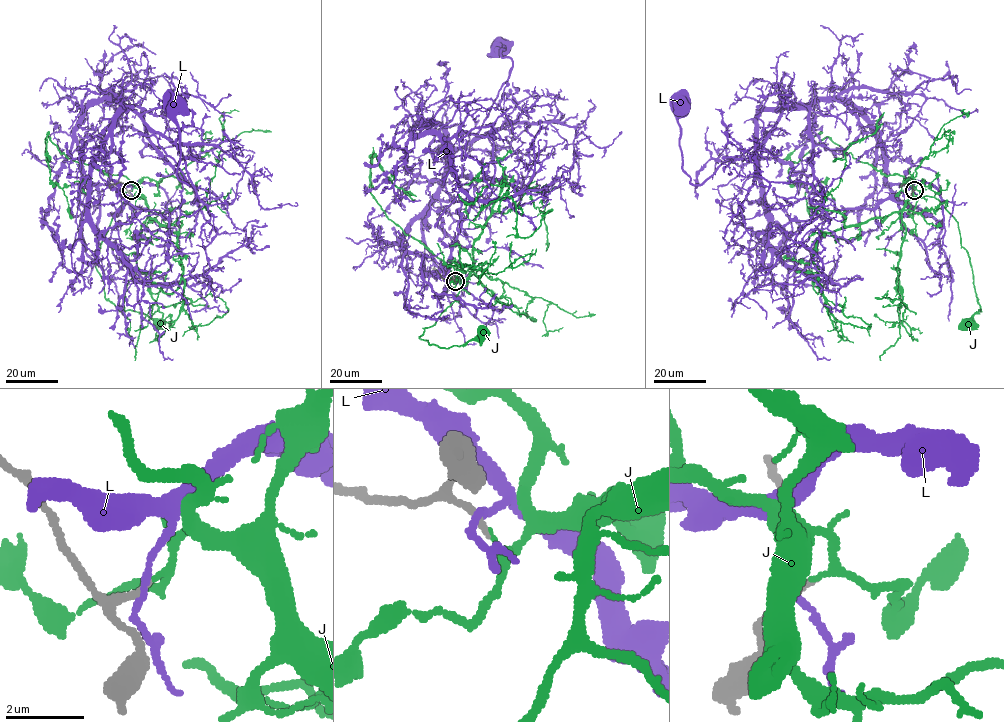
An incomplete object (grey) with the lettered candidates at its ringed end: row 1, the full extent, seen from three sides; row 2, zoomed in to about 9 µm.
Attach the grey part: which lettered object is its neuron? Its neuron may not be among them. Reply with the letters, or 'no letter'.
J

